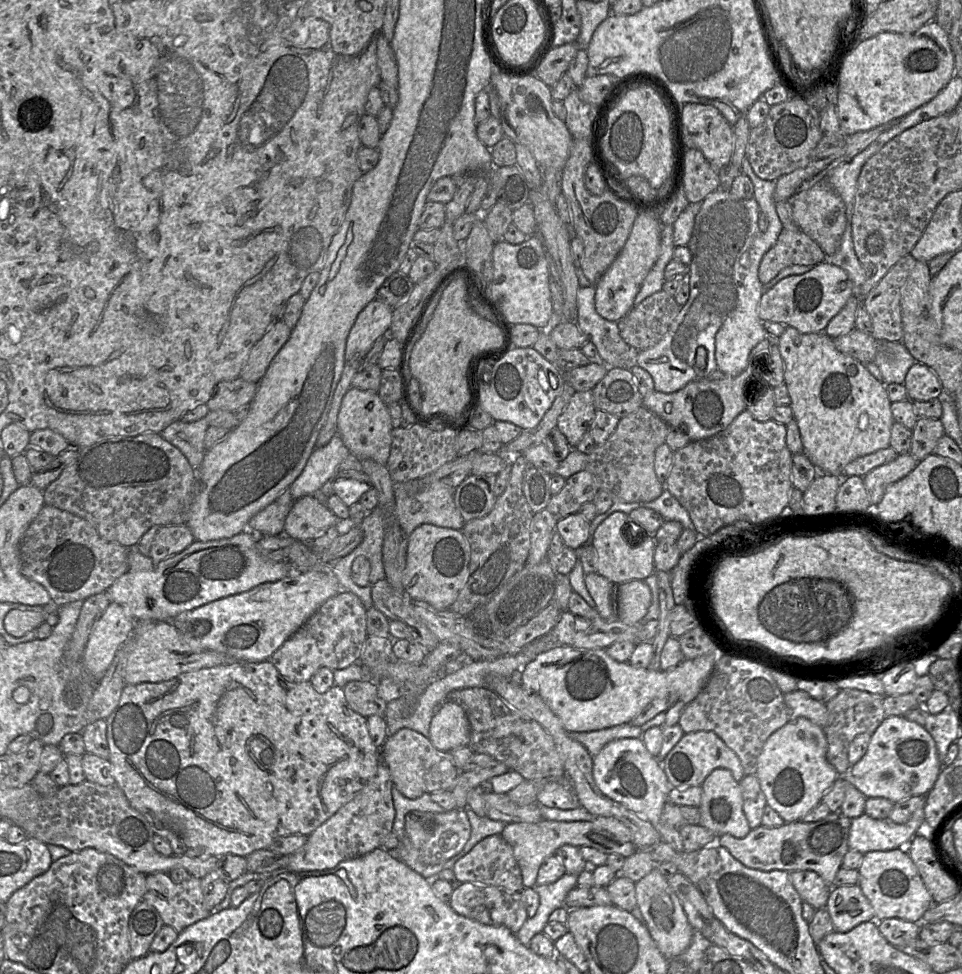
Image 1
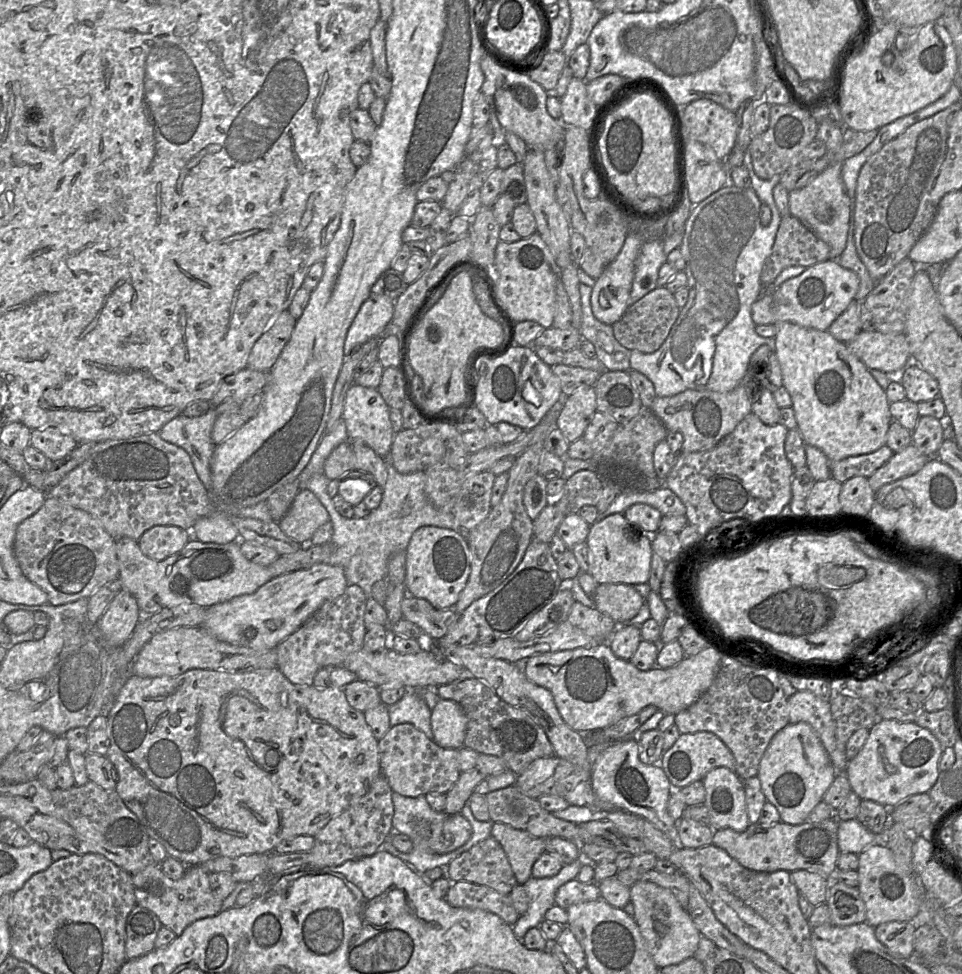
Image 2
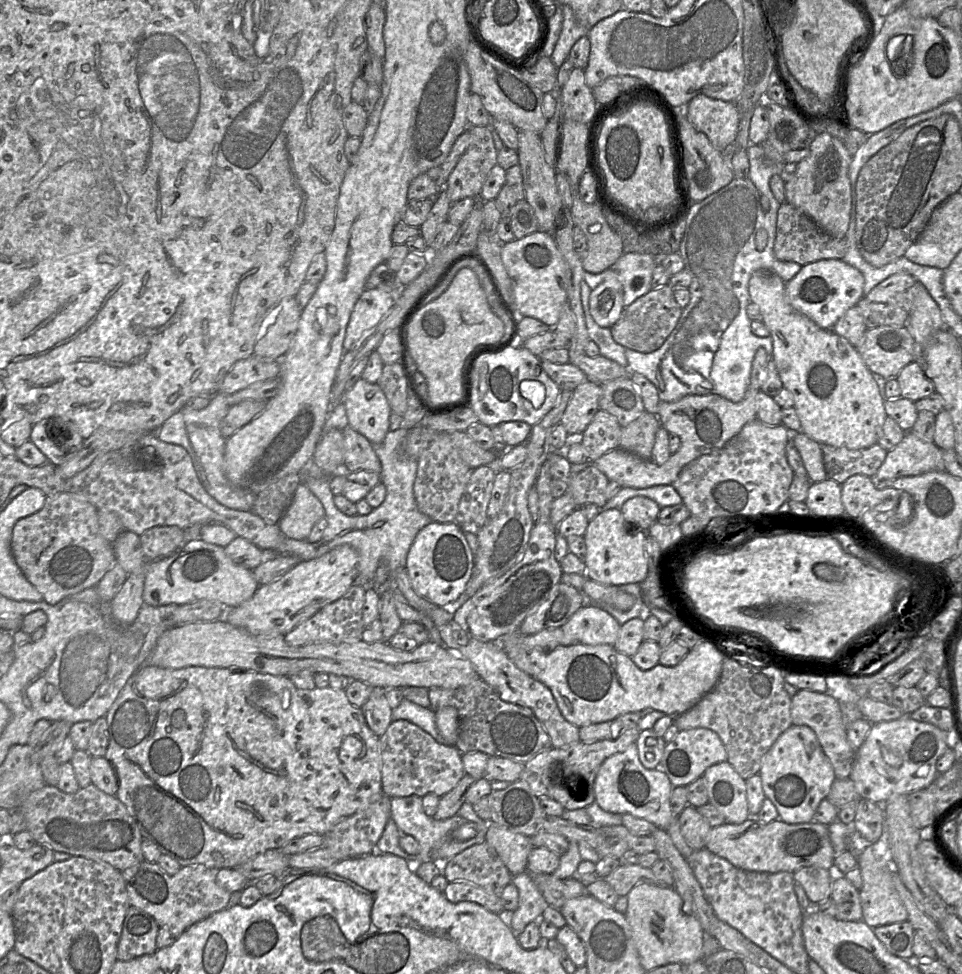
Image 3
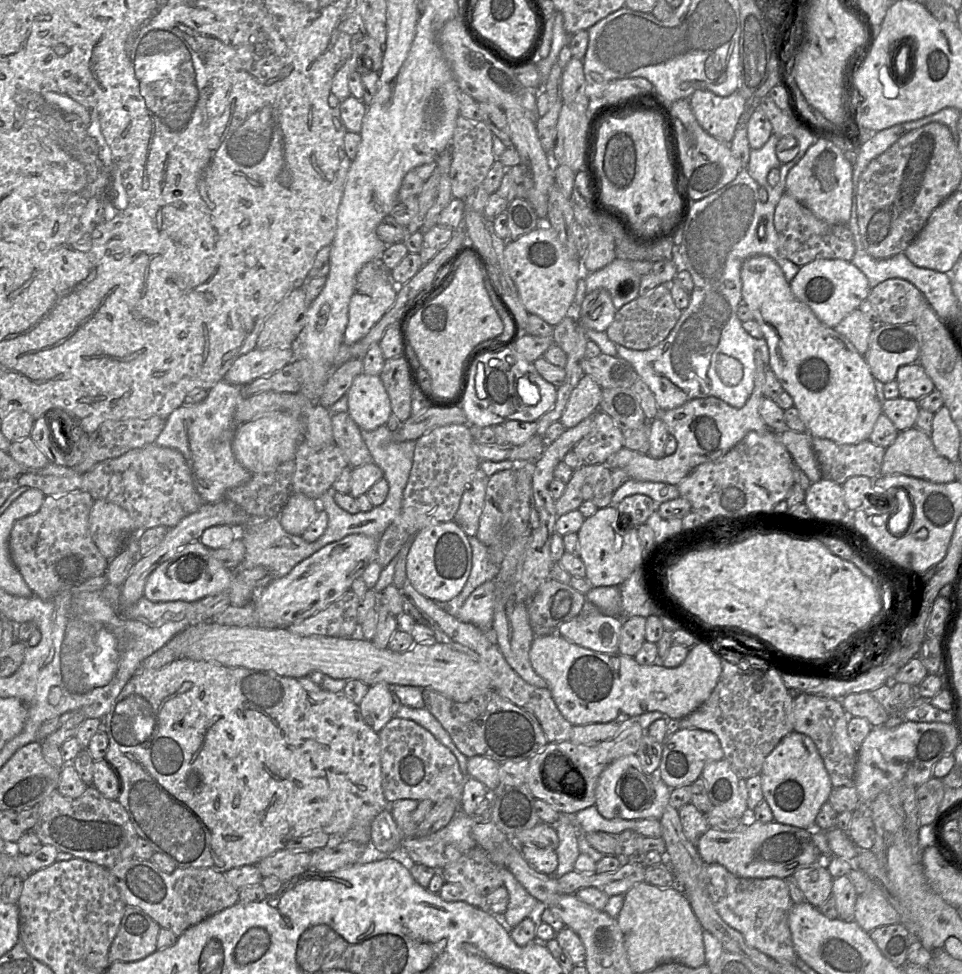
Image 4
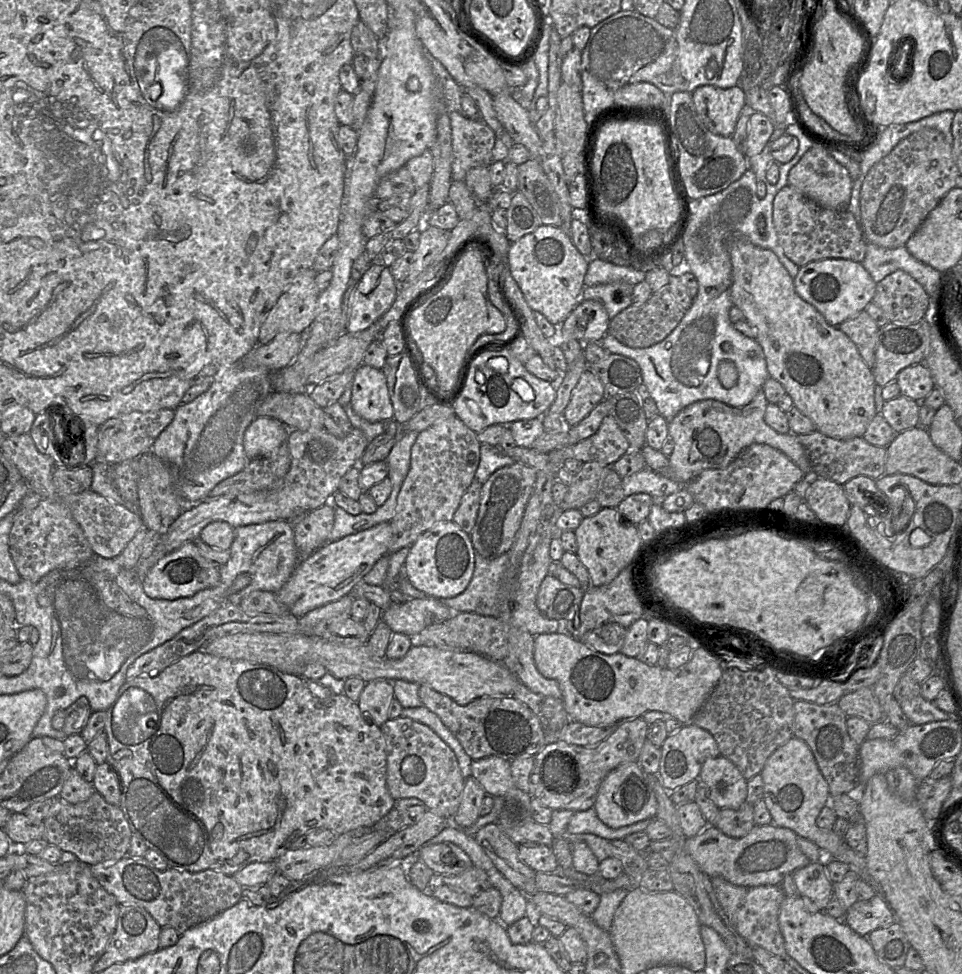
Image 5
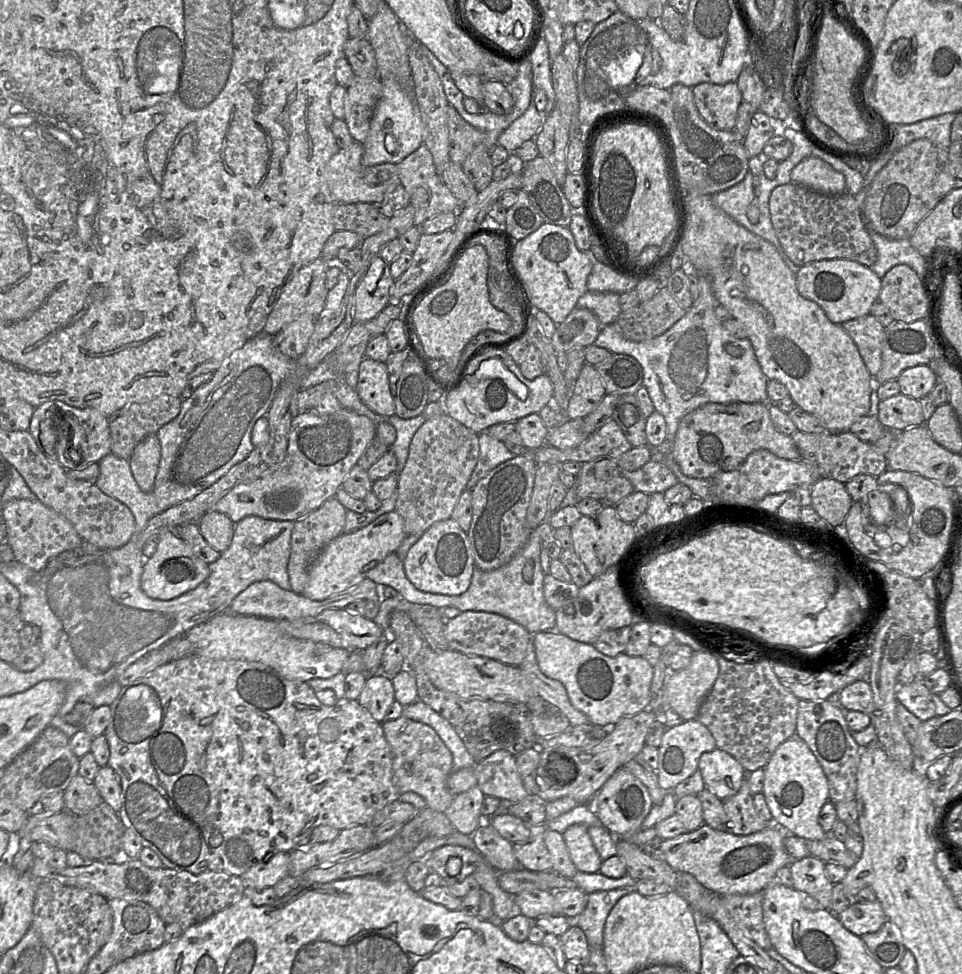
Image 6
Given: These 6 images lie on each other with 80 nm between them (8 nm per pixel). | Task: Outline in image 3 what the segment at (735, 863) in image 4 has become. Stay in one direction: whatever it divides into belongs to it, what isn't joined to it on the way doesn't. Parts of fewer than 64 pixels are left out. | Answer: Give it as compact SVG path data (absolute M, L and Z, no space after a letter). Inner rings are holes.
M777 819L769 823L752 820L741 824L725 823L711 828L705 848L742 870L768 873L794 873L803 867L829 869L835 859L828 825L814 821L788 824Z

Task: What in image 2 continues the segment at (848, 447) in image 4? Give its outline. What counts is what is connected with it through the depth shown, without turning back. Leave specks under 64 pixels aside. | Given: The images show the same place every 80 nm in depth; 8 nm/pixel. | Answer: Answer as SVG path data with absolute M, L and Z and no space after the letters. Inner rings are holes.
M886 445L875 452L859 456L852 456L840 461L830 462L831 477L840 483L856 476L869 478L882 467L894 452Z

